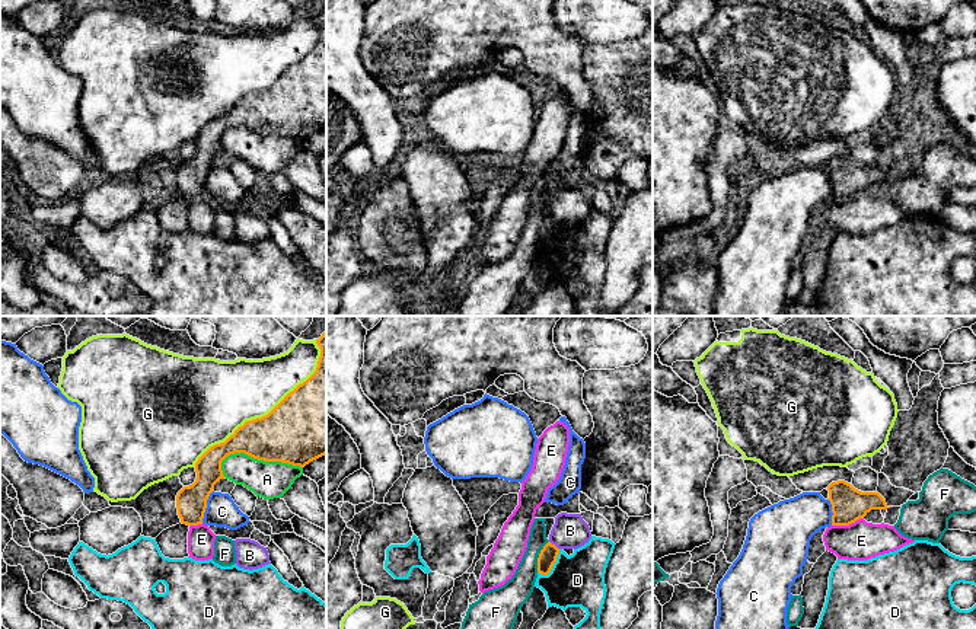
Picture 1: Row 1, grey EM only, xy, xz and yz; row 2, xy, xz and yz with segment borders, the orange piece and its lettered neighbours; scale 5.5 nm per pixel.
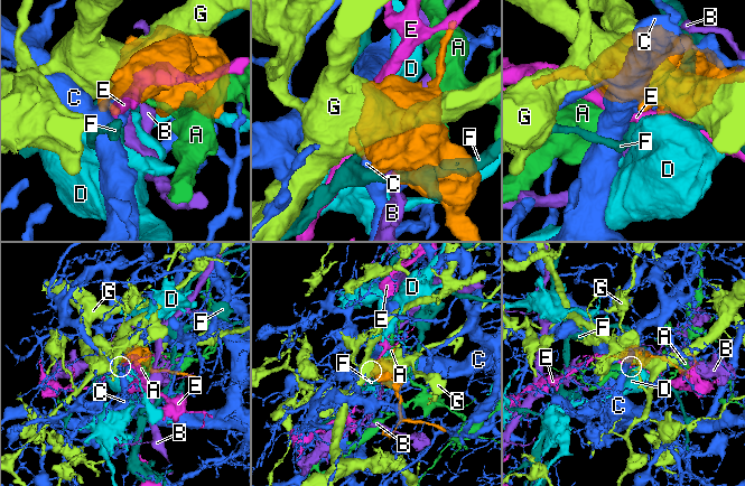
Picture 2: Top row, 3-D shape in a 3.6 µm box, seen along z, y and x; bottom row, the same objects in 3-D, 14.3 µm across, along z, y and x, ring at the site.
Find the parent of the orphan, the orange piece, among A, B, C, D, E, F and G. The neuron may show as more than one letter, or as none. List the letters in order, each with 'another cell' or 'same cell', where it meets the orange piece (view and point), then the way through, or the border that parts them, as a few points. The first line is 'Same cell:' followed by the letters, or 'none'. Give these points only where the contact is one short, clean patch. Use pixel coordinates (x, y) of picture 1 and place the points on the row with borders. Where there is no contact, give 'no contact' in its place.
Same cell: none
A: another cell | xy (261, 459)
B: another cell | xz (554, 545) | along xz (549, 540), (558, 549)
C: another cell | xy (206, 507)
D: another cell | xz (552, 565)
E: another cell | yz (847, 524)
F: another cell | xz (539, 556)
G: another cell | xy (270, 412)

